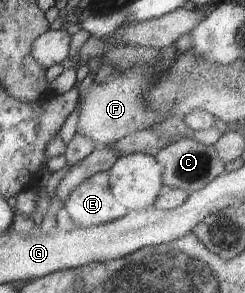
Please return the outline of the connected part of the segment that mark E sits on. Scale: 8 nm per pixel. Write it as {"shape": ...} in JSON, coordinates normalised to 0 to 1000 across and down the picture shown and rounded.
{"shape":[[[445,584],[359,604],[318,631],[261,689],[294,761],[335,778],[420,768],[502,741],[522,710],[457,662]]]}

